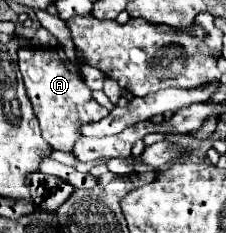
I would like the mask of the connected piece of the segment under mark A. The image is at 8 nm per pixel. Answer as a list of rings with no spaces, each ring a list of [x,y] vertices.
[[[61,47],[19,49],[19,71],[23,75],[27,97],[33,105],[33,111],[41,125],[43,137],[53,149],[61,149],[61,151],[69,153],[73,143],[81,137],[81,135],[77,135],[77,127],[91,123],[91,121],[99,121],[109,113],[105,107],[101,107],[91,97],[91,89],[85,85],[79,69],[71,63],[71,59],[65,55],[65,51]]]

